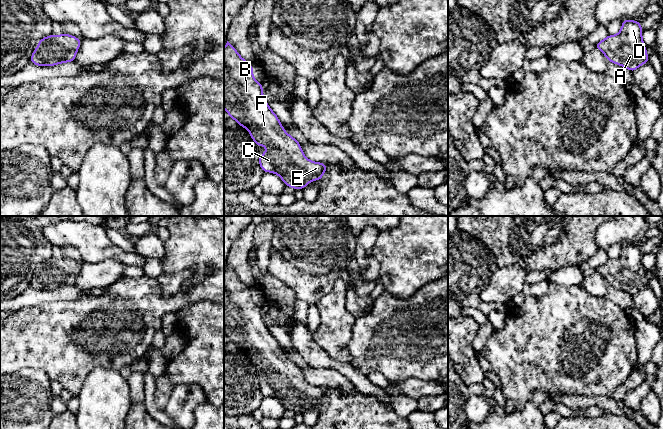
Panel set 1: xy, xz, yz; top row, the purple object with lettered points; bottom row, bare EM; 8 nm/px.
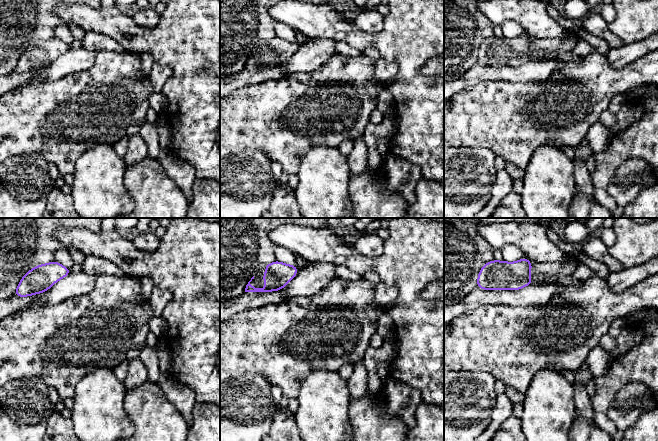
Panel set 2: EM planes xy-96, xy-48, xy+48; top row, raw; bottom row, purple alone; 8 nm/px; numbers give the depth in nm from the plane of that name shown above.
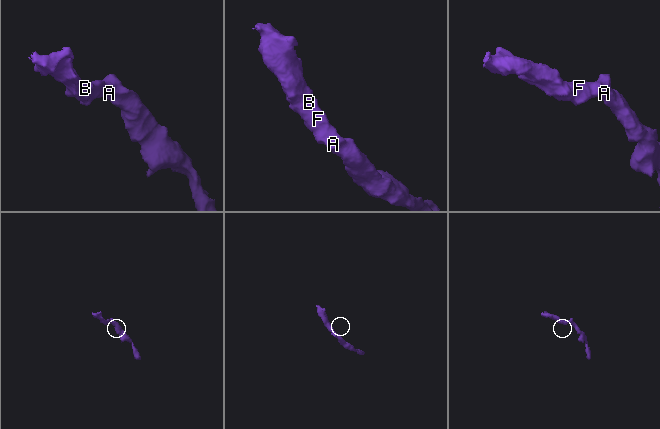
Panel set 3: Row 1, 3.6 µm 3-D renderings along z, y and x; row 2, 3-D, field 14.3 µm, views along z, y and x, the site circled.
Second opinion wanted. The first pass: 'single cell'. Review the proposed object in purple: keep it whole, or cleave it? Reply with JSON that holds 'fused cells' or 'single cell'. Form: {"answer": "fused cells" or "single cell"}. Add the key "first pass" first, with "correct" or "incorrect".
{"first pass": "correct", "answer": "single cell"}

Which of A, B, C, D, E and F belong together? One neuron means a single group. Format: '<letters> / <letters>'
A B C D E F

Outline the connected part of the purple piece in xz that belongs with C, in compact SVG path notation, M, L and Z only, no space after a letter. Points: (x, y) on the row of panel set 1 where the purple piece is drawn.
M227 41L224 47L224 108L229 117L235 119L238 125L248 129L257 146L269 147L267 152L258 157L263 172L278 174L286 186L295 190L302 190L313 179L320 183L322 175L329 167L324 163L310 161L304 156L300 143L287 134L278 117L267 104L262 94L263 84L253 78L253 71L252 65L241 58Z

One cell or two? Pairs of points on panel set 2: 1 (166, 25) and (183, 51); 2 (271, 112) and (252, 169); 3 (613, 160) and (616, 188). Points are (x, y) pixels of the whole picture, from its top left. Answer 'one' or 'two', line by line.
1: one
2: two
3: two

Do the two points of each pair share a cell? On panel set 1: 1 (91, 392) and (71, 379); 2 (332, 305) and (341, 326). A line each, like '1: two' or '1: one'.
1: two
2: one

